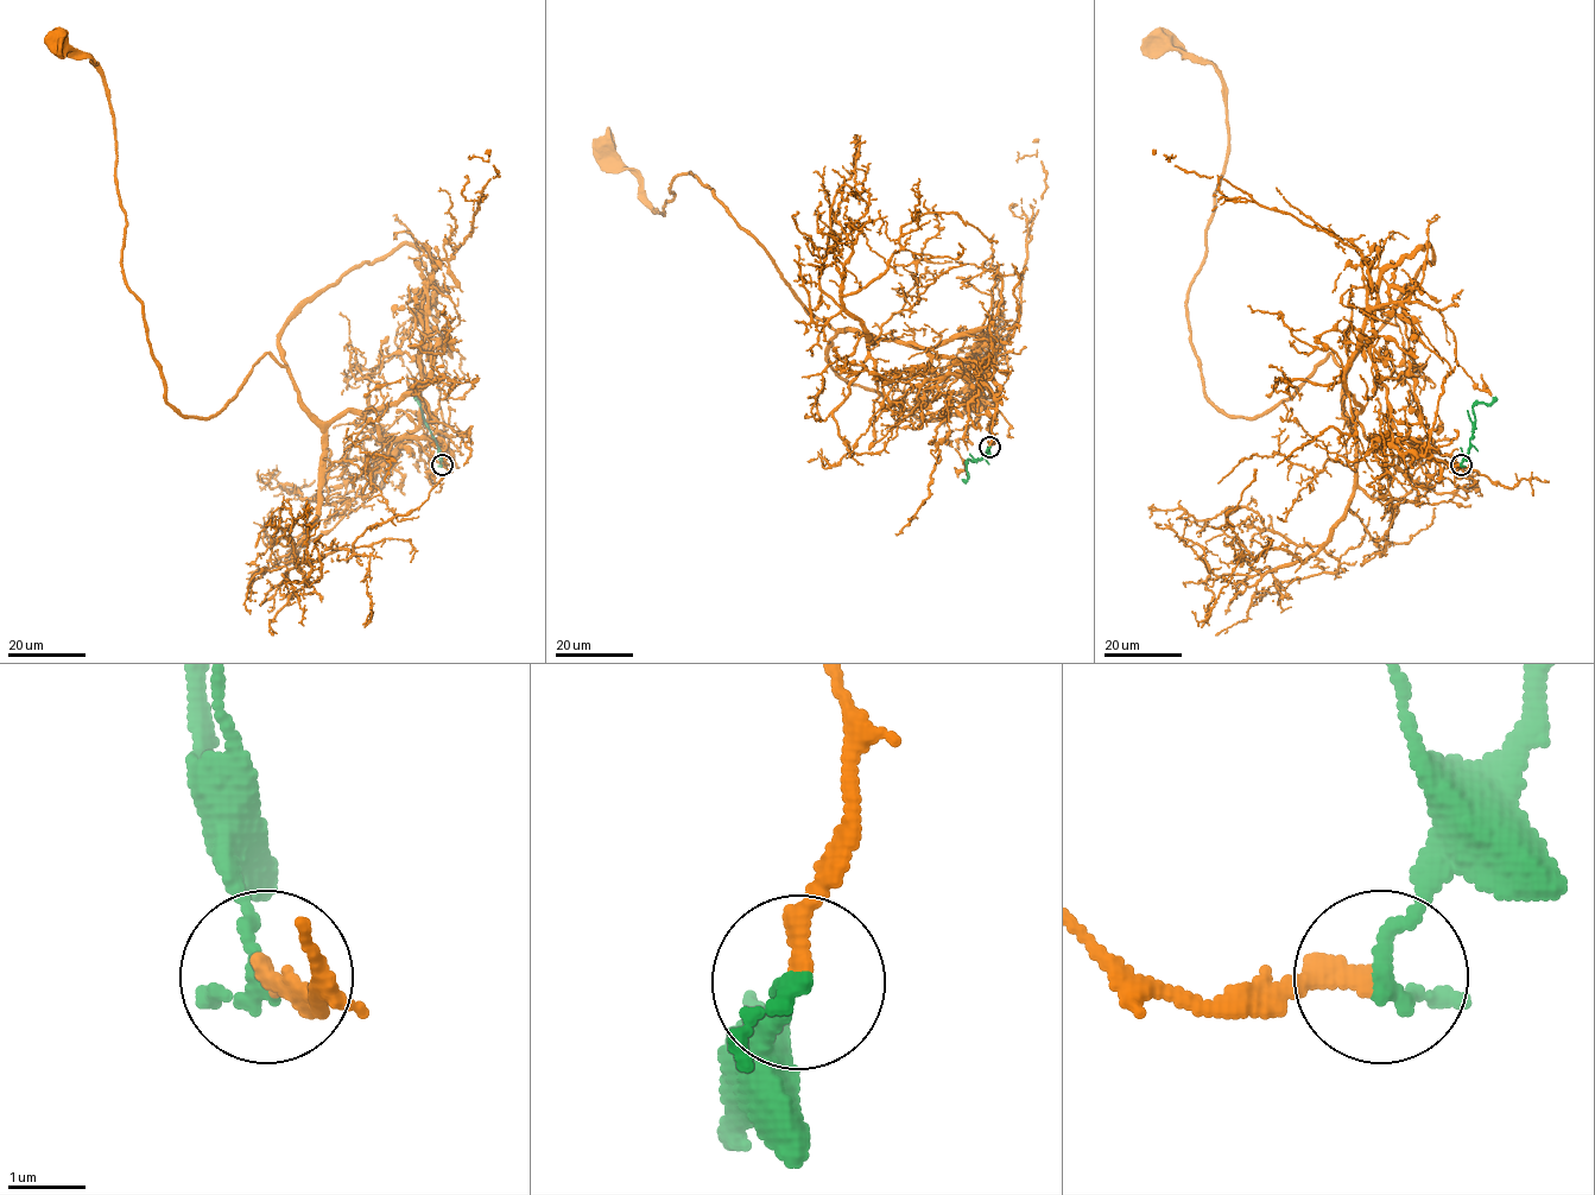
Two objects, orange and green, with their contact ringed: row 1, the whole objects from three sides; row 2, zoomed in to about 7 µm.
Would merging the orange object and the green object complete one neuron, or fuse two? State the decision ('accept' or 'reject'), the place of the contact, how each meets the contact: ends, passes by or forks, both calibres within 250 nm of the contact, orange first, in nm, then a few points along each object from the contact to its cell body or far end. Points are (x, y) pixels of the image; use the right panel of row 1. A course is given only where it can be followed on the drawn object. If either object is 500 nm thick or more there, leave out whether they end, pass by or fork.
accept; place (1461, 465); orange ends; green passes by; calibres 240 and 190 nm; course orange (1460, 465), (1367, 437), (1330, 353), (1253, 417), (1210, 400), (1187, 291), (1228, 121), (1219, 71), (1160, 42); course green (1460, 465), (1470, 447), (1475, 422), (1473, 406), (1478, 403), (1491, 404), (1492, 397)

